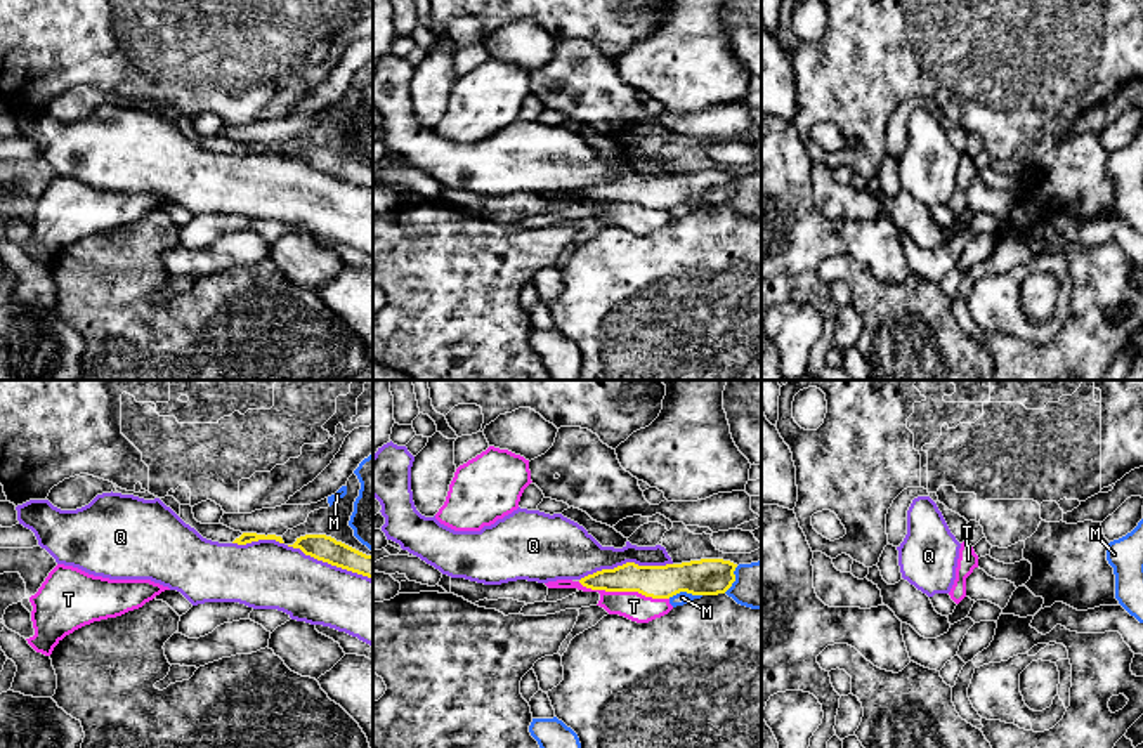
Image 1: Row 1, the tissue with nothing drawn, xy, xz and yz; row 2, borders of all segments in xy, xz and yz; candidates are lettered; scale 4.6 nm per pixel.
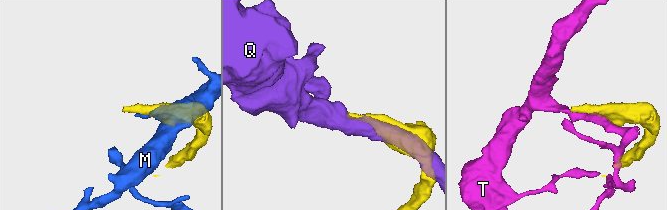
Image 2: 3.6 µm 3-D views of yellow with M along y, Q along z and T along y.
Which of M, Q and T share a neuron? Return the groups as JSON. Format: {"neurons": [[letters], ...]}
{"neurons": [["M"], ["Q"], ["T"]]}

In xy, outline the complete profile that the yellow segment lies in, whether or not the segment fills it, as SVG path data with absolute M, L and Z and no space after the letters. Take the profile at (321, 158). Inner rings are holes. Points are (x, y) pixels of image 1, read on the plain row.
M305 146L288 158L300 160L305 167L373 191L373 167L366 167L331 148Z

